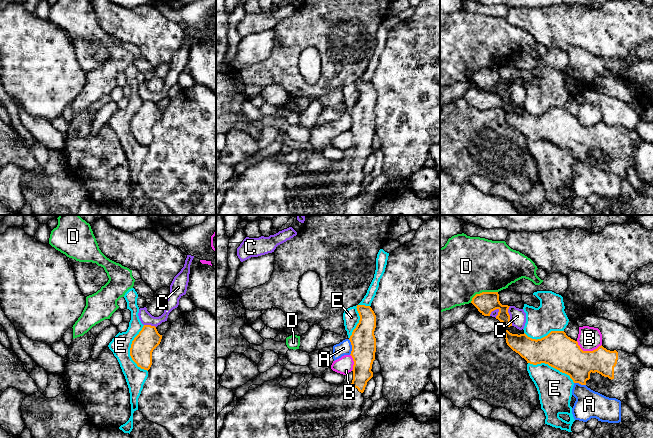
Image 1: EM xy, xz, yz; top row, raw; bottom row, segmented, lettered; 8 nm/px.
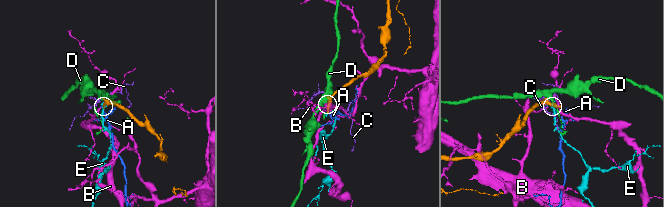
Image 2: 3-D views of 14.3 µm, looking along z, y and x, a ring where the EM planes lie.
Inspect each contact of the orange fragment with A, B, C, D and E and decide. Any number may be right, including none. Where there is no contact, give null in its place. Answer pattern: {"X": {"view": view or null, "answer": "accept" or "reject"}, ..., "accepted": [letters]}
{"A": {"view": "xz", "answer": "reject"}, "B": {"view": "yz", "answer": "reject"}, "C": {"view": "yz", "answer": "reject"}, "D": {"view": "yz", "answer": "reject"}, "E": {"view": "xy", "answer": "reject"}, "accepted": []}

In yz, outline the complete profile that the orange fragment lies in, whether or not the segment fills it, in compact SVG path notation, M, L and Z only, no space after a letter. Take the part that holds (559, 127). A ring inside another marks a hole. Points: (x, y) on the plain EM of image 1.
M503 107L507 121L527 139L537 141L541 139L559 146L570 152L574 159L586 161L591 166L609 174L616 174L621 178L629 168L635 169L634 150L645 144L636 130L629 130L622 126L610 127L602 121L593 127L583 127L578 118L571 115L564 107L551 107L541 115L532 115L524 110L512 110Z

